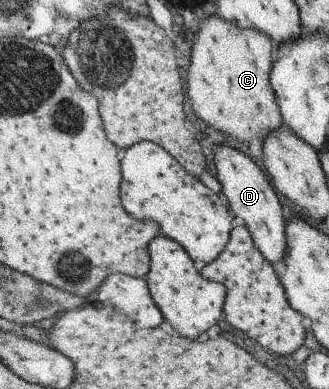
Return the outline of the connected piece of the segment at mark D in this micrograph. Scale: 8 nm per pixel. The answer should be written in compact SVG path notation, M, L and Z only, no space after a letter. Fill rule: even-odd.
M227 144L213 148L213 162L216 169L216 179L220 182L222 195L228 201L228 209L233 217L240 217L248 230L254 247L267 259L272 266L279 269L286 247L285 220L282 217L282 207L276 198L276 193L268 184L264 172L243 152Z

